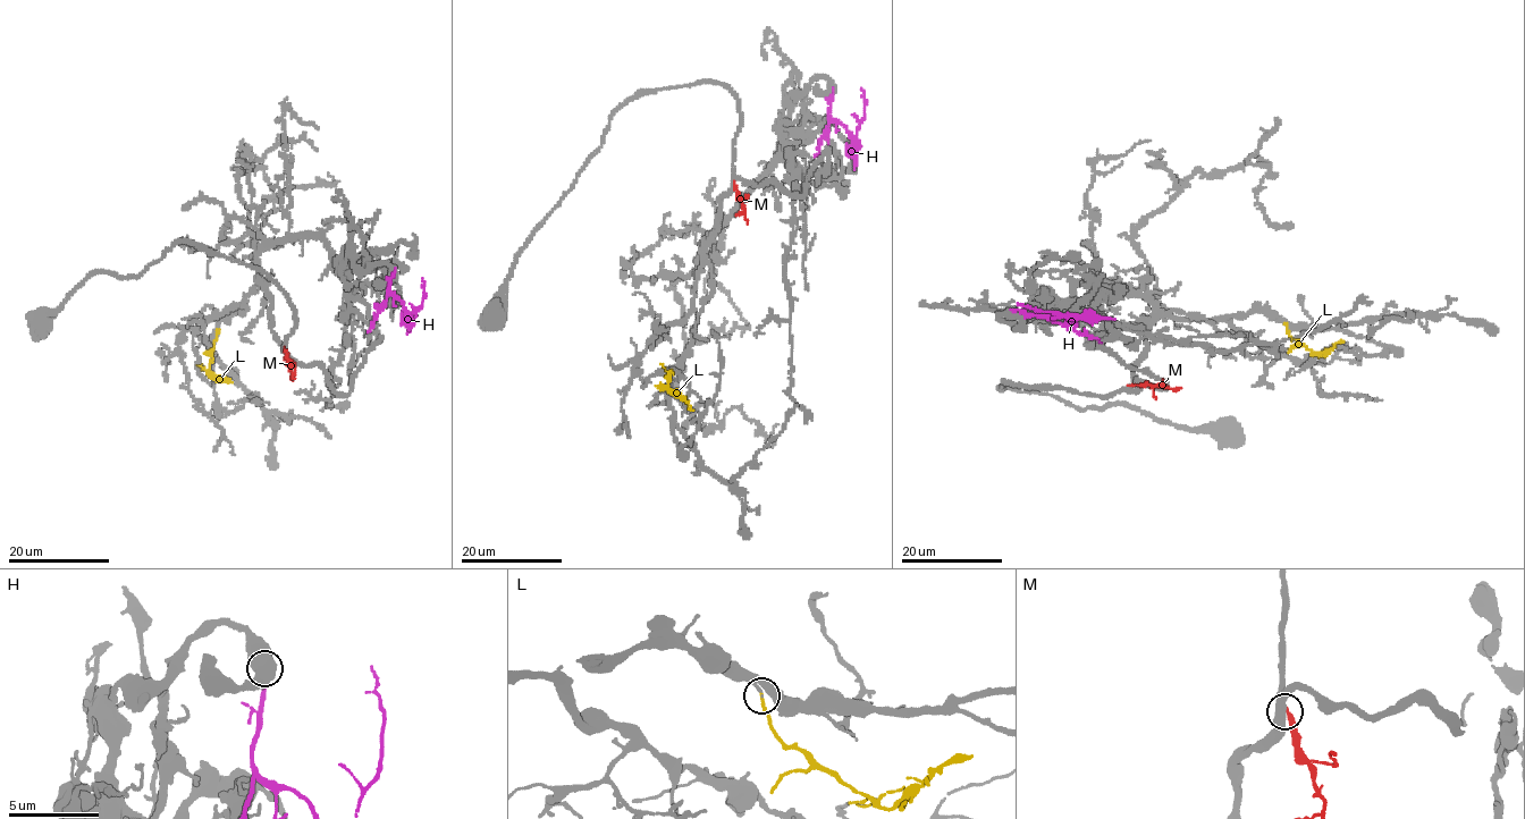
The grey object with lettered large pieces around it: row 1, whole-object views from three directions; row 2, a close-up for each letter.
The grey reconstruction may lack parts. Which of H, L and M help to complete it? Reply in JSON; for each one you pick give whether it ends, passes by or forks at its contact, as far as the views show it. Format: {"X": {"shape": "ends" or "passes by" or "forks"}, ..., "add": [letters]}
{"L": {"shape": "ends"}, "add": ["L"]}

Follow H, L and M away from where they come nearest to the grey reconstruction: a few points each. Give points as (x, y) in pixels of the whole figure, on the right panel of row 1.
H: (1012, 310), (1079, 317), (1036, 310), (1017, 303)
L: (1286, 326), (1291, 338), (1319, 355), (1344, 342)
M: (1130, 385), (1180, 388)

